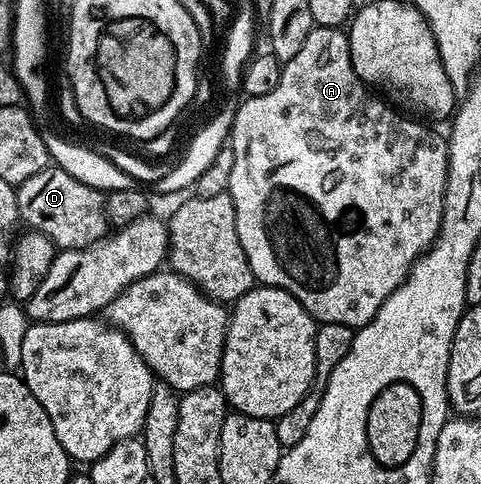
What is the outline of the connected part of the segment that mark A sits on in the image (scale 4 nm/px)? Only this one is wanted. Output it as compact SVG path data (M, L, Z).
M315 25L309 36L305 36L301 52L297 52L293 60L283 63L277 88L273 88L273 92L265 92L265 96L244 97L242 101L235 106L235 119L231 125L229 145L233 148L233 172L229 176L227 193L231 195L237 216L237 240L241 240L241 248L249 260L256 283L289 292L310 312L316 323L345 324L352 328L369 324L369 320L377 316L377 308L381 308L387 297L407 279L413 264L431 249L432 242L439 235L447 191L446 137L430 130L435 128L426 121L404 116L359 79L353 68L347 34L338 26Z

